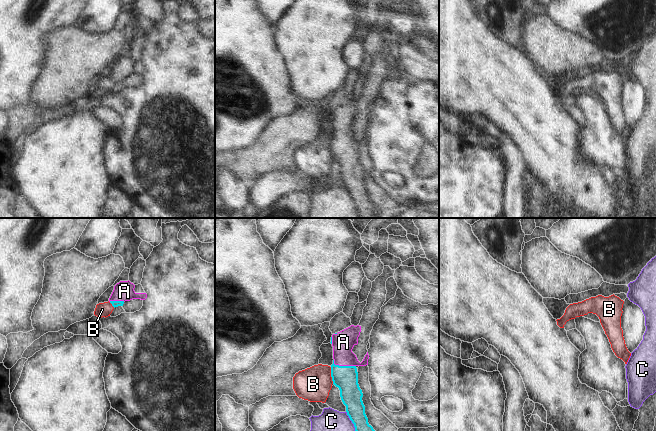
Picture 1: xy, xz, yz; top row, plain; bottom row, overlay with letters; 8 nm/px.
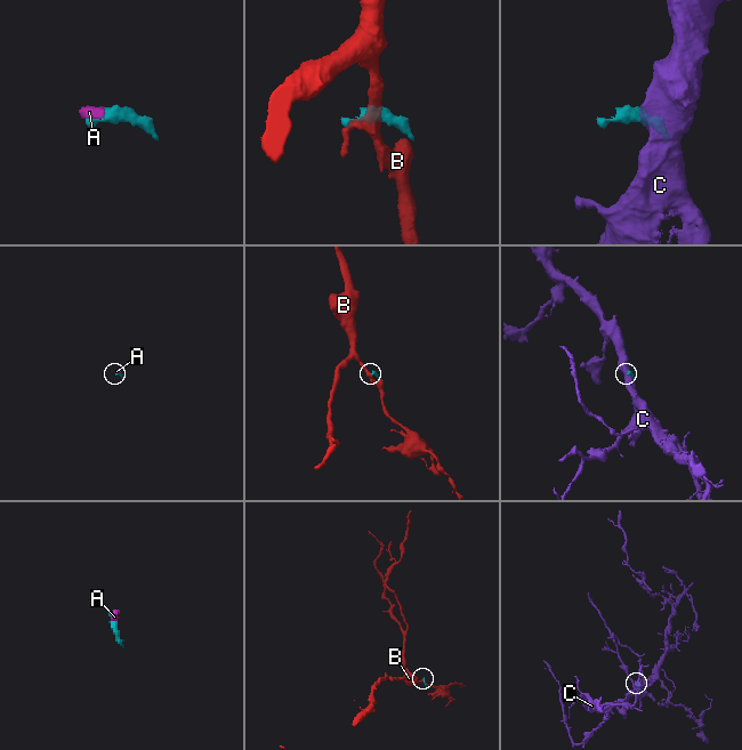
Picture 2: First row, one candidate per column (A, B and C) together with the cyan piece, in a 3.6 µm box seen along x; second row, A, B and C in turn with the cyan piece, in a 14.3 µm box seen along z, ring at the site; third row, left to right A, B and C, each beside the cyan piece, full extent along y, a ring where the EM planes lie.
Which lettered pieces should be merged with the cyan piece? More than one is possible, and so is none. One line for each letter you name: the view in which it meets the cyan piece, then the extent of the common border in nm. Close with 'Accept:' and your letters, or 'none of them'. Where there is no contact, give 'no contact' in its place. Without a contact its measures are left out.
A: contact in xz; length 190 nm
Accept: A

